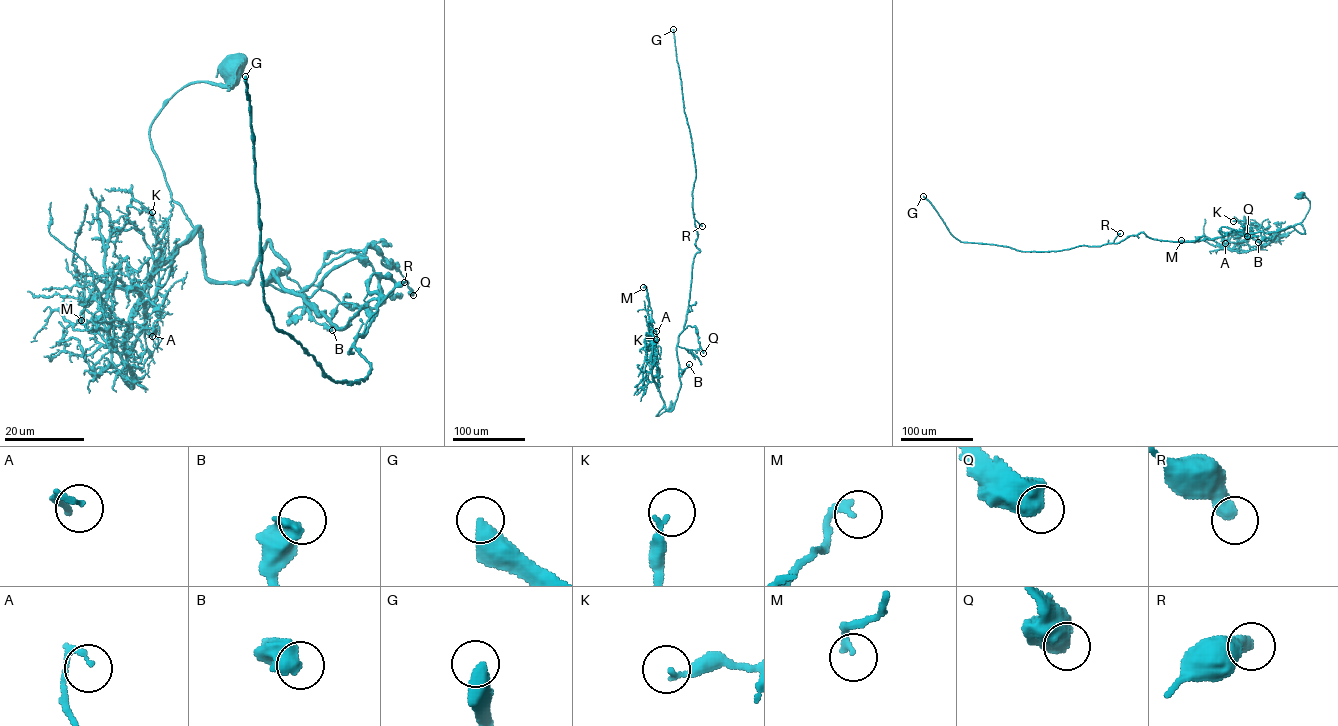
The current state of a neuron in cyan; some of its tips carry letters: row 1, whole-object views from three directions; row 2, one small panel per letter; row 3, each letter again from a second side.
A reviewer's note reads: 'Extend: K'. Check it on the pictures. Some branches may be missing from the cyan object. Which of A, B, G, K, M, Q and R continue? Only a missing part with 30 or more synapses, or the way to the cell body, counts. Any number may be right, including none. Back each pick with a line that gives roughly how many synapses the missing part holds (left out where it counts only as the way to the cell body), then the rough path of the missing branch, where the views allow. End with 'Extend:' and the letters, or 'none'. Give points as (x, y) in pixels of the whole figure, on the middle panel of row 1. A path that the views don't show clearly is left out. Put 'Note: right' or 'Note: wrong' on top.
Note: wrong
G: about 450 synapses
Extend: G

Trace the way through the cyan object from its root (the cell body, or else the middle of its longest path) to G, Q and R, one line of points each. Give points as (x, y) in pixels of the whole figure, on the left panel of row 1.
G: (235, 66), (150, 146), (208, 277), (269, 241), (336, 328), (394, 283), (359, 382), (265, 302), (245, 76)
Q: (235, 66), (149, 132), (204, 273), (246, 284), (269, 241), (264, 281), (310, 297), (369, 244), (413, 295)
R: (235, 66), (149, 132), (204, 273), (269, 241), (336, 328), (376, 273), (363, 336), (404, 282)

